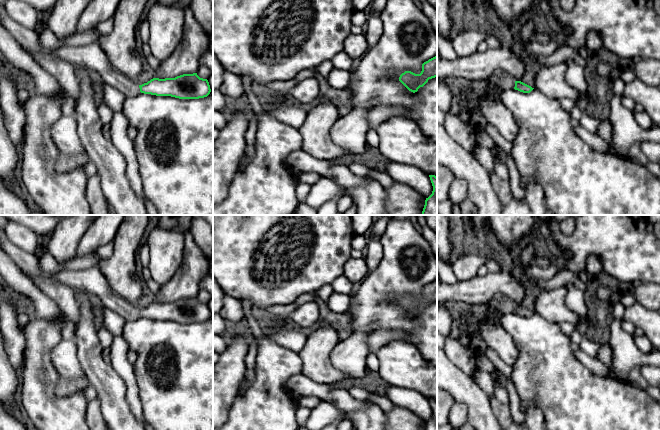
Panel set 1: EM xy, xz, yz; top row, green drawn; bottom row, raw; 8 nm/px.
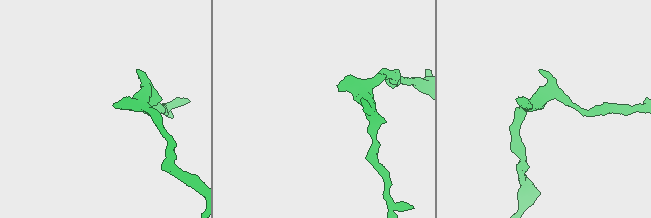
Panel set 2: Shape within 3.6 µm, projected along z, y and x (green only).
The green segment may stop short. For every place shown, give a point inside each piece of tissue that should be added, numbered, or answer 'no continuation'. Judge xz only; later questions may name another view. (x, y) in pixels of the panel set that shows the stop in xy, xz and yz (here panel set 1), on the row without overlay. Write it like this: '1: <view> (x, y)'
no continuation

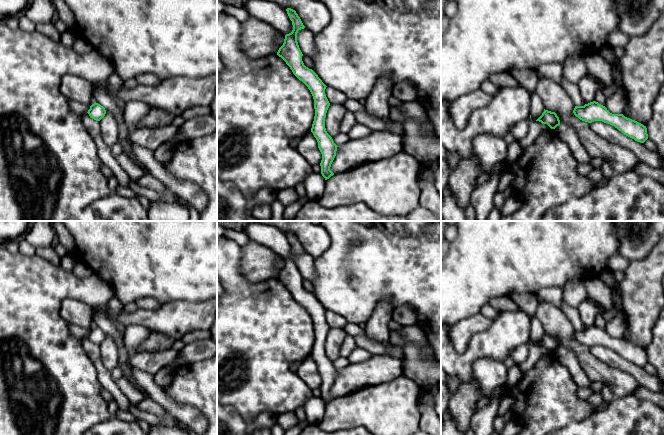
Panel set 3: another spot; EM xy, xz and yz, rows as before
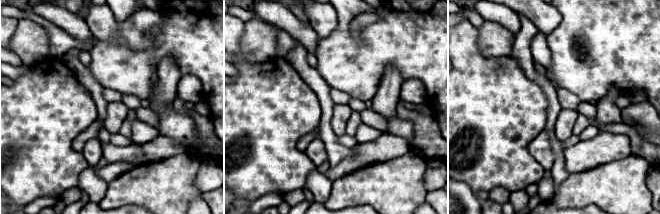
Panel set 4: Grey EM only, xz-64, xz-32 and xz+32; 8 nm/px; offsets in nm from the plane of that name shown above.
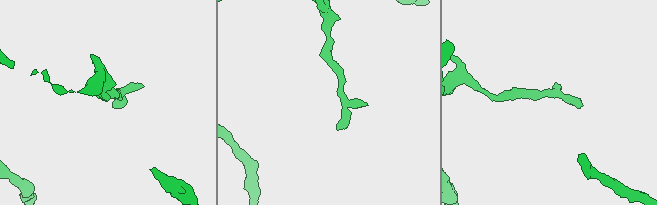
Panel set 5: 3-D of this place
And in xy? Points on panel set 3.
no continuation

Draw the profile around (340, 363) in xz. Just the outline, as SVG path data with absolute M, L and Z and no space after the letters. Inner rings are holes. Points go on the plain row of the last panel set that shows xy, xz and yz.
M340 356L338 359L332 361L334 367L339 370L339 369L343 369L346 366L348 366L350 364L350 361L348 358L346 357L342 357Z

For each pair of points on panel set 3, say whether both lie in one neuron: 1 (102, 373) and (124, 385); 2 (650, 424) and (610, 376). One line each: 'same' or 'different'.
1: different
2: different

